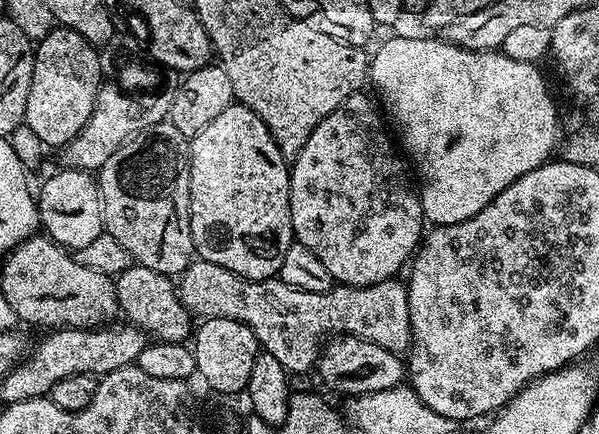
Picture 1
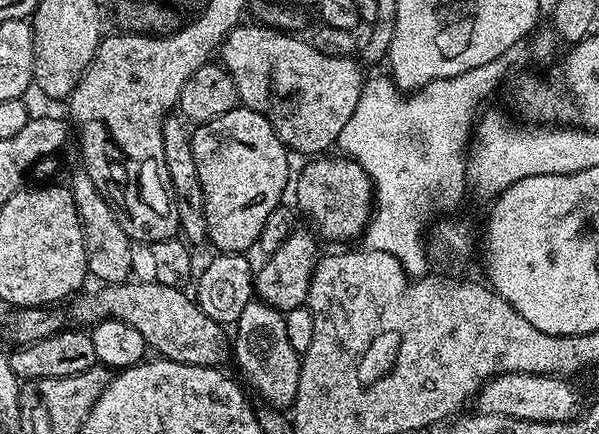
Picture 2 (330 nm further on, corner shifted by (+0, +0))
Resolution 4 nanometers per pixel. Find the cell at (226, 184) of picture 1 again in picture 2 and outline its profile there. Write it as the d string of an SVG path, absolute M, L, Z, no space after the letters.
M243 106L231 108L226 114L199 125L191 133L191 138L194 162L198 166L198 178L206 194L207 239L212 240L213 246L221 253L247 253L249 251L247 248L251 244L253 247L259 241L262 226L266 226L266 218L270 218L270 210L274 210L282 203L287 188L289 191L289 149L284 147L265 116Z

